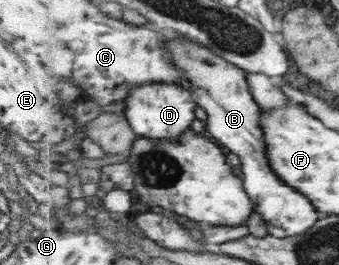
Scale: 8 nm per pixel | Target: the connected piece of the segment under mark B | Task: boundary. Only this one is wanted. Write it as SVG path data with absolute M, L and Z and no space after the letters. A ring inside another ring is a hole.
M177 38L169 40L167 45L177 67L183 68L181 71L185 73L185 77L193 81L193 92L199 98L199 105L208 113L208 134L242 158L246 189L256 202L256 210L267 222L269 234L285 238L311 230L313 224L319 222L321 214L311 199L283 182L281 175L273 169L269 159L267 135L261 127L264 109L253 98L248 74L245 74L243 68L229 62L229 59L223 58L199 41Z

